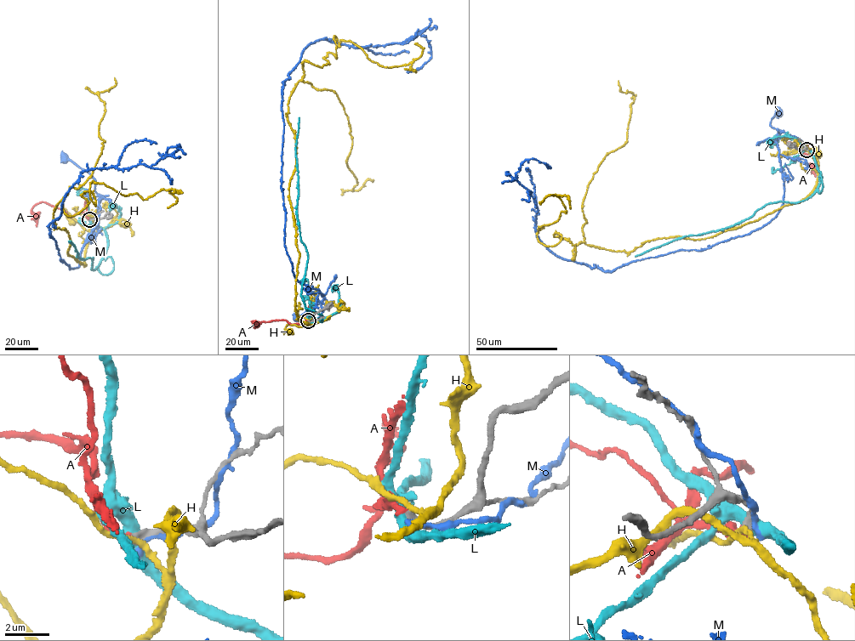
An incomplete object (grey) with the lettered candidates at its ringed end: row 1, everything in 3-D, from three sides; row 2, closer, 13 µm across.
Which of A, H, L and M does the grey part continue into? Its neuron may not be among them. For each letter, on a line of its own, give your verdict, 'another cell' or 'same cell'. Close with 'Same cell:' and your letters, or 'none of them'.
A: same cell
H: another cell
L: another cell
M: another cell
Same cell: A

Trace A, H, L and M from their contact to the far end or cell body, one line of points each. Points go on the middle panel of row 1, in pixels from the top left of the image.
A: (308, 320), (306, 318), (304, 323), (296, 324), (282, 320), (253, 320), (254, 323)
H: (308, 320), (304, 323), (307, 326), (300, 327), (287, 325), (285, 330), (289, 331)
L: (309, 321), (321, 320), (310, 315), (301, 297), (308, 256), (297, 219), (295, 146), (299, 117)
M: (310, 321), (317, 320), (326, 306), (321, 306), (323, 298), (297, 318)

